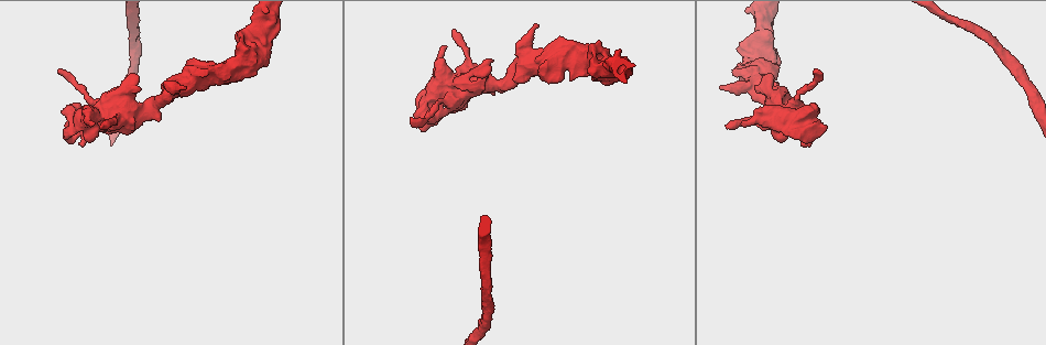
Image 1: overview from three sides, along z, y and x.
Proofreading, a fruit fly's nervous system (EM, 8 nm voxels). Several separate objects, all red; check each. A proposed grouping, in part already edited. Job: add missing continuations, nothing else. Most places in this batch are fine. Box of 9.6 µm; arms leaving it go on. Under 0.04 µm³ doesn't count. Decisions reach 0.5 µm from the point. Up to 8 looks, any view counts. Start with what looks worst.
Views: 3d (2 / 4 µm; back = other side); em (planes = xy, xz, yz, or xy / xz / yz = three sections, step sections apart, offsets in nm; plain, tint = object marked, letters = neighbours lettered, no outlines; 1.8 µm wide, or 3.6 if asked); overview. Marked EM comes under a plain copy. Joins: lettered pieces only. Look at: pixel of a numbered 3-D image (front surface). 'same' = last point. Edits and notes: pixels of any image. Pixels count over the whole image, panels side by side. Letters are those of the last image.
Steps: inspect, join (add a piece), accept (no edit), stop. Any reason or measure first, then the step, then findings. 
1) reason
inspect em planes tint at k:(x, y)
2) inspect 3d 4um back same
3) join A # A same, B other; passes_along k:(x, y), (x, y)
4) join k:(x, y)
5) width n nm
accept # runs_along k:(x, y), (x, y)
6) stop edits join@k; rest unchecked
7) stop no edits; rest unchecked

thin end
inspect 3d 2um at 1:(59, 69)

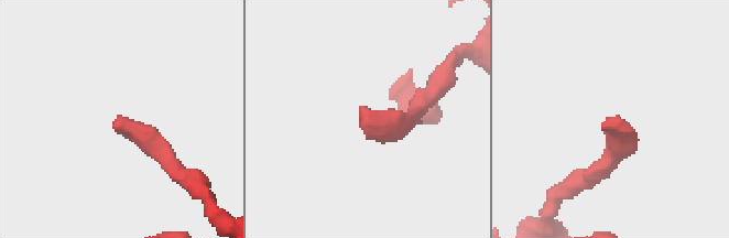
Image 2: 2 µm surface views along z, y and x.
inspect em 3.6um planes letters at 2:(601, 122)

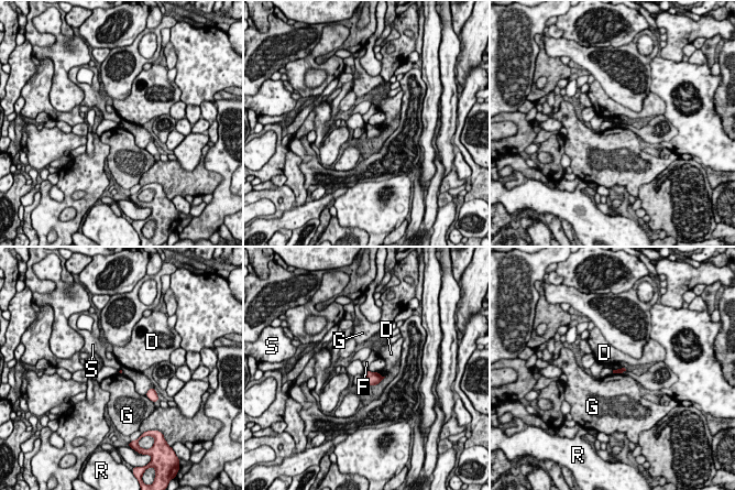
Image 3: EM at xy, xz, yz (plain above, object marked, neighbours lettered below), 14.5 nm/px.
accept # D other, F other, G other, R other, S other; border 3:(366, 370), (364, 379); no lettered piece goes on from it

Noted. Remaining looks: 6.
two arms in line, one across
inspect em 3.6um planes letters at 1:(235, 67)

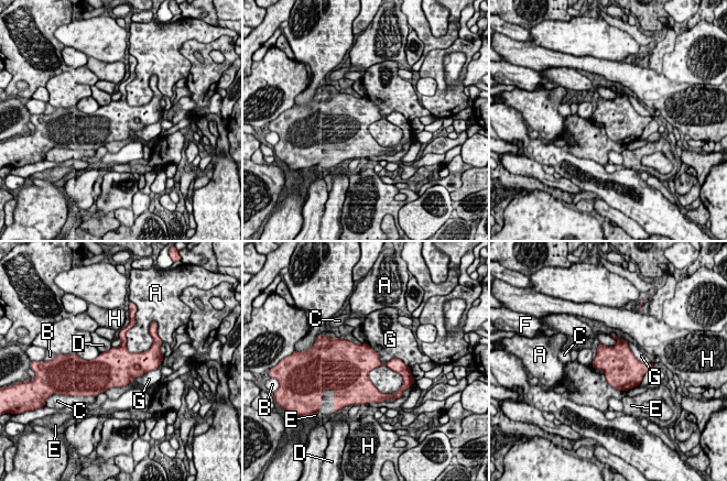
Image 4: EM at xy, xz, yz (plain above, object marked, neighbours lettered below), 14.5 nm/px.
accept # A other, B other, C other, D other, E other, F other, G other, H other; border 4:(367, 342), (383, 363), (403, 362); no lettered piece goes on from it

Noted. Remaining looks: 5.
stops while still wide
inspect 3d 2um at 1:(184, 87)

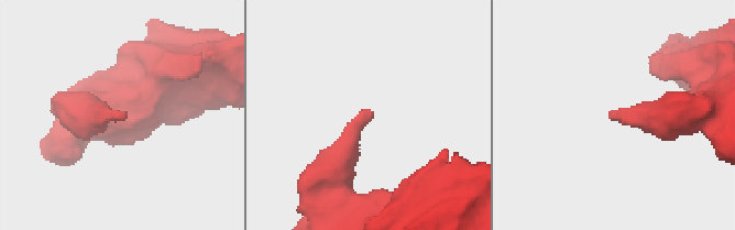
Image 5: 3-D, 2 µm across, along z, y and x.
need the tissue
inspect em planes tint at 5:(367, 110)

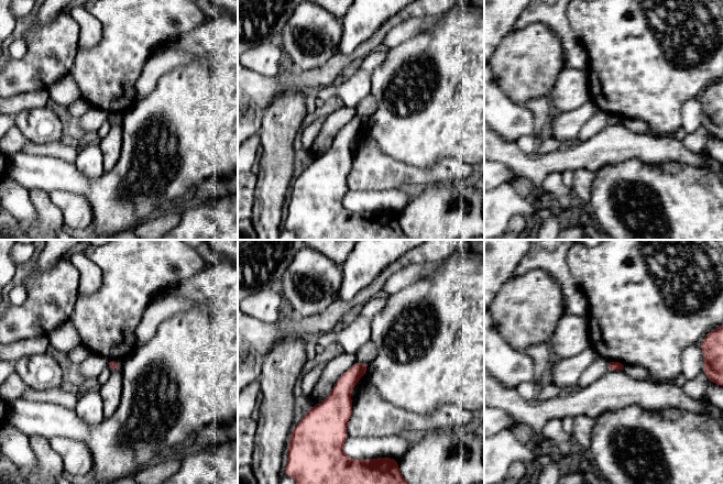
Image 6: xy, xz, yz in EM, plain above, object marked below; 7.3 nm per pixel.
inspect em planes letters same

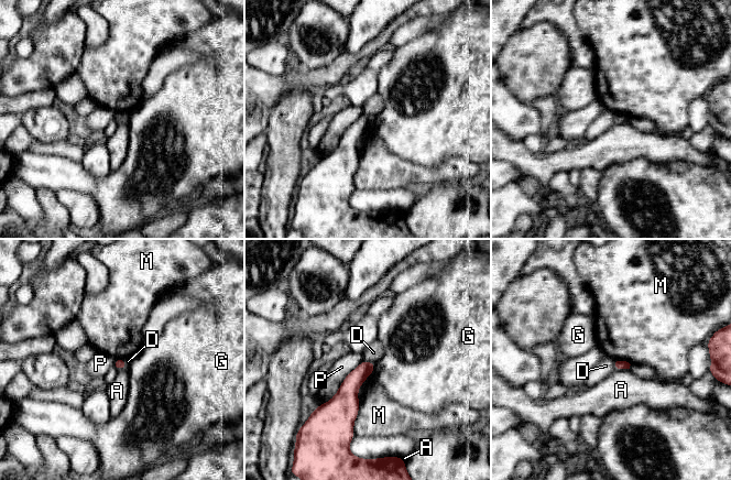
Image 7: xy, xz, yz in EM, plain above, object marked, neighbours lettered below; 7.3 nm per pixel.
accept # A other, D other, G other, M other, P other; border 7:(363, 360), (374, 363); none of them fits

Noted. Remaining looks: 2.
stop no edits; rest unchecked

